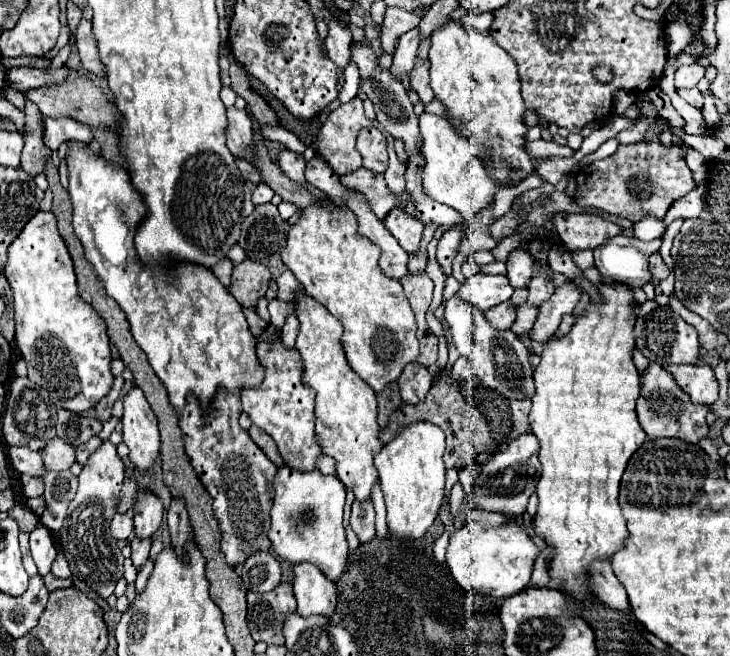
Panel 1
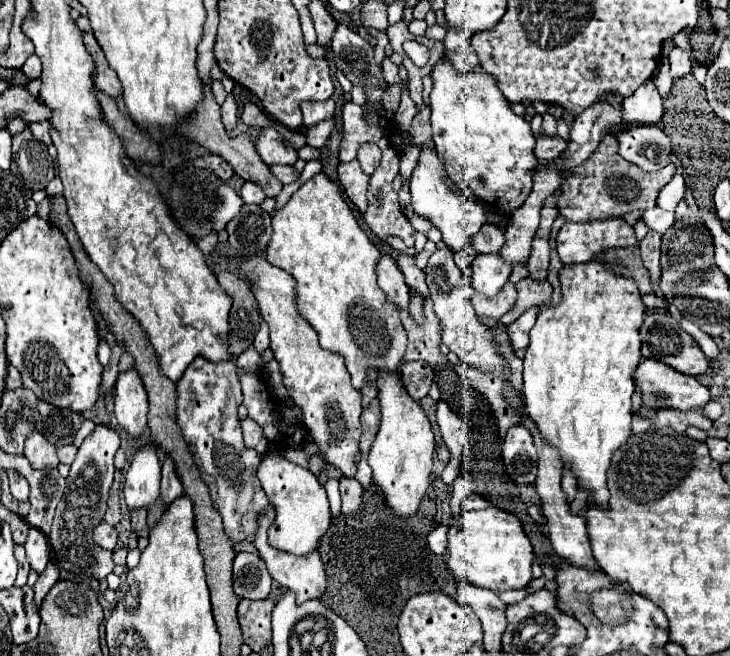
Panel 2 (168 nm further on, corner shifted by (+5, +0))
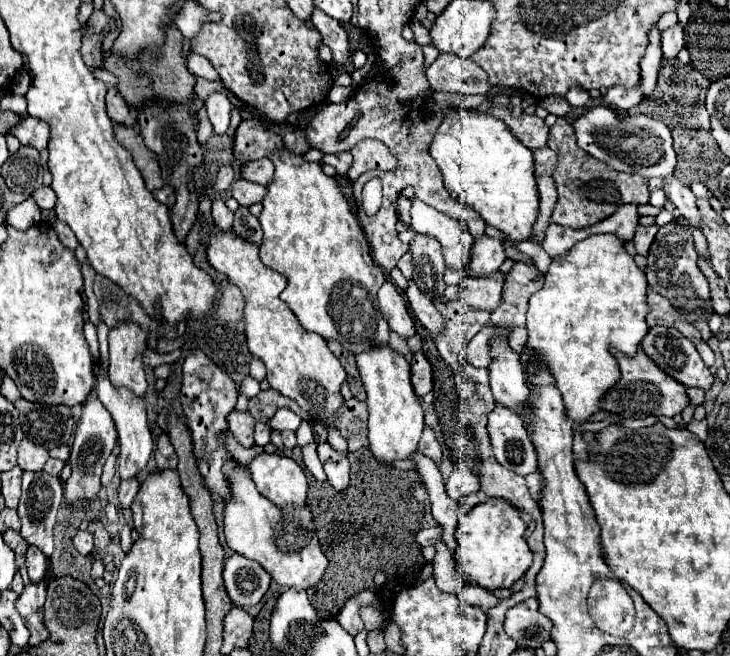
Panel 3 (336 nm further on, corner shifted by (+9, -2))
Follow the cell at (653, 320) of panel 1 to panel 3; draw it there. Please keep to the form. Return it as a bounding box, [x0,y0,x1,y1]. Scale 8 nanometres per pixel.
[640,336,714,390]

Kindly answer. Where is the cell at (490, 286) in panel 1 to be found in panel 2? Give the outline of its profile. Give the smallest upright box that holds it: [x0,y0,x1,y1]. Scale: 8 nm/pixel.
[472,254,510,296]

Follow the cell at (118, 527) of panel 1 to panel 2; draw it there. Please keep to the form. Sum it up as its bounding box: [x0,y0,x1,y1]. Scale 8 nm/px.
[92,522,118,552]

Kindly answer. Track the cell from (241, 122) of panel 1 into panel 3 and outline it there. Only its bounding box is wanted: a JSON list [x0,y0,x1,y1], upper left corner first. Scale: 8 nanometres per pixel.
[206,92,232,134]

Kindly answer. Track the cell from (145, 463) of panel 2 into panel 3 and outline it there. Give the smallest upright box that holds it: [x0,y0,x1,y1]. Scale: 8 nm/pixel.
[94,366,154,480]

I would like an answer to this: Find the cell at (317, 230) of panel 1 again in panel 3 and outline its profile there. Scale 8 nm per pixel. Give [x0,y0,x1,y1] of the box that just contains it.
[258,150,390,354]

